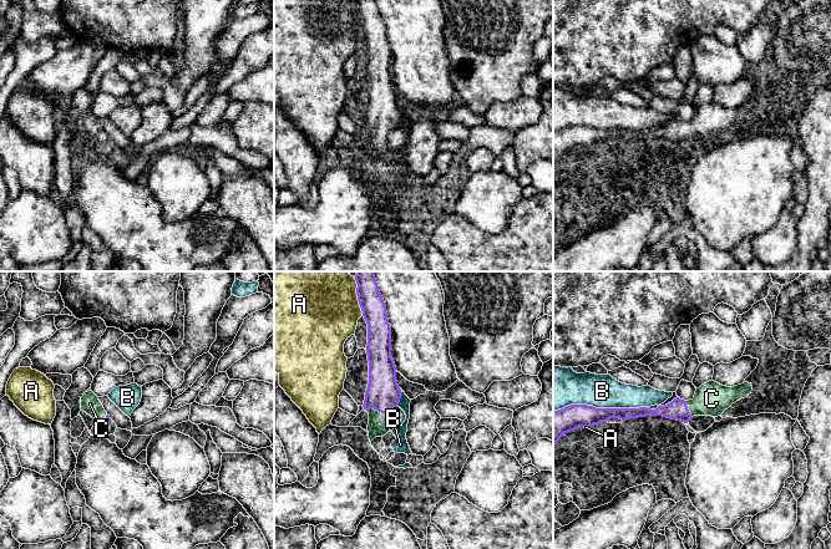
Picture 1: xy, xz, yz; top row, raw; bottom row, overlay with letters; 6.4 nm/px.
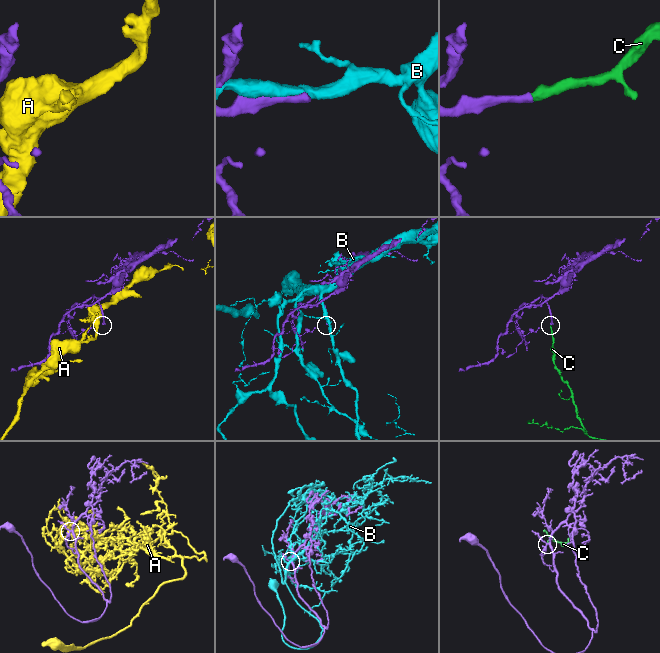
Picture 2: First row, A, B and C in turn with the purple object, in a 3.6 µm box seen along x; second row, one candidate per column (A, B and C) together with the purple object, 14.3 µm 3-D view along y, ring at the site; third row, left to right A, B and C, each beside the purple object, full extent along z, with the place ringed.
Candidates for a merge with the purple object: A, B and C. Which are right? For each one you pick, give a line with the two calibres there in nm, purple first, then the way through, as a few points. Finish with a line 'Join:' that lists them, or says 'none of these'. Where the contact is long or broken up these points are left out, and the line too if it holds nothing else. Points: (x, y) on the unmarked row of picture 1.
C: 220/130 nm | across xz (383, 115), (376, 131), (378, 147)
Join: C

